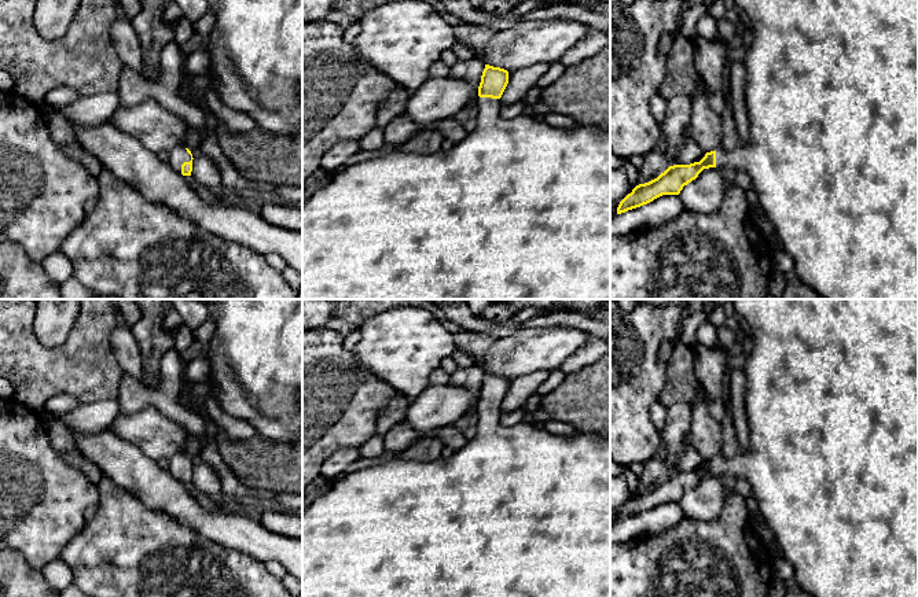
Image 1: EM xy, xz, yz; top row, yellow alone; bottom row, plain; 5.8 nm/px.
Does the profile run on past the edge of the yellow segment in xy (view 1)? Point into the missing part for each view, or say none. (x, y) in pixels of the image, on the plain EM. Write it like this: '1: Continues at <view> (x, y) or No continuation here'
1: Continues at xy (179, 463)

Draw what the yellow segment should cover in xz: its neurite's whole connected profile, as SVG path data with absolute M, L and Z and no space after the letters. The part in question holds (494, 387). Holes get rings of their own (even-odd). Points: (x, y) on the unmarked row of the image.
M485 372L475 406L478 414L477 435L466 445L452 452L447 458L433 463L414 460L393 460L371 468L342 475L330 484L323 495L317 497L302 511L302 597L610 597L610 438L596 434L584 434L576 430L572 436L559 436L548 432L540 424L521 421L506 427L500 423L500 405L508 391L508 379Z

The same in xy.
M177 454L170 458L169 472L183 483L191 483L192 461L186 454Z

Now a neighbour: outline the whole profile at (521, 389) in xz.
M550 371L533 372L508 382L508 391L500 405L500 413L521 409L536 393L536 388L548 379L550 373Z

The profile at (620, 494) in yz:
M610 475L610 524L617 522L620 509L632 500L628 484L623 475Z

